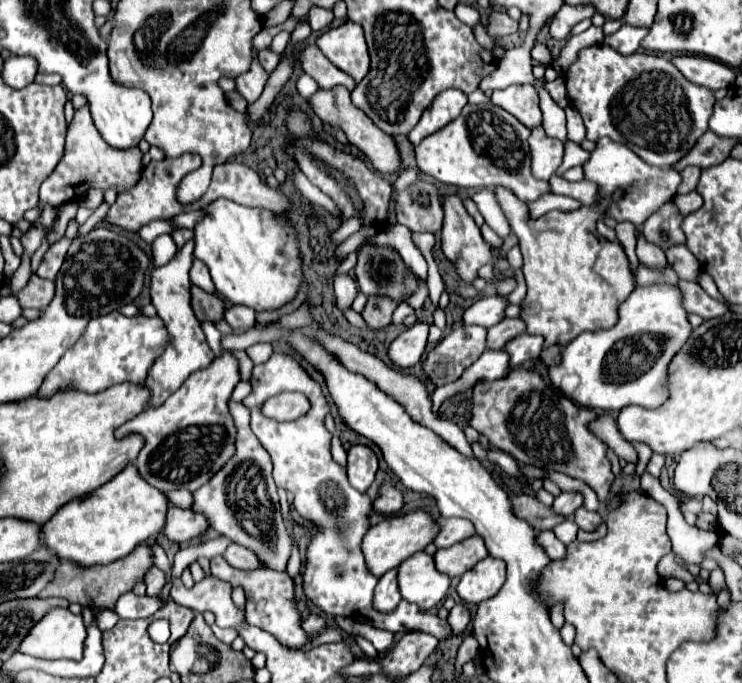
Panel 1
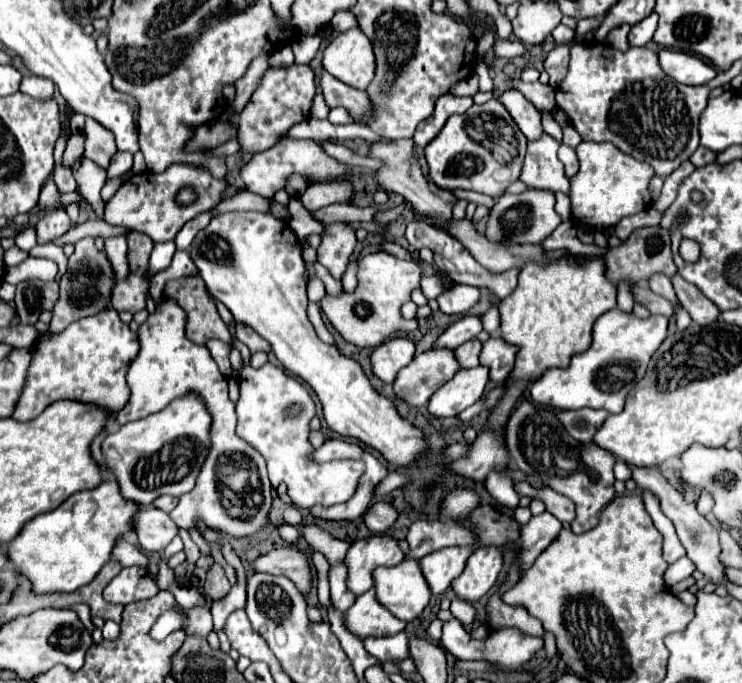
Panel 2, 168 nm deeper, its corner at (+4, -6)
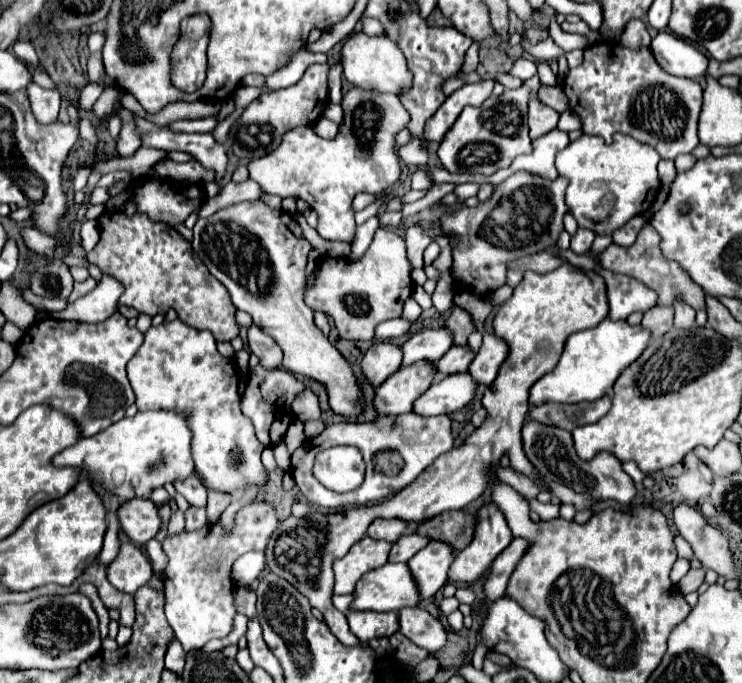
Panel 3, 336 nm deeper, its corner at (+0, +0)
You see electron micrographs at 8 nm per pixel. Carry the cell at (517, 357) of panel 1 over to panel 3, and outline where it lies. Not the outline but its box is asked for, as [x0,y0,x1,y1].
[468,332,510,386]

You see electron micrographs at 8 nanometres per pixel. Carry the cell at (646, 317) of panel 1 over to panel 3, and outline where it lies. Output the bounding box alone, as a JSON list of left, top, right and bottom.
[530,318,650,406]

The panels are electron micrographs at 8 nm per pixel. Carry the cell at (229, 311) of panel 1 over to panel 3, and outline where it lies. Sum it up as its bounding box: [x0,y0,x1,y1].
[248,324,282,368]

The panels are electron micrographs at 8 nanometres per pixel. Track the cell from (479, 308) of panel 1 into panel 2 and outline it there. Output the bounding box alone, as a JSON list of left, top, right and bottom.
[432,314,482,350]

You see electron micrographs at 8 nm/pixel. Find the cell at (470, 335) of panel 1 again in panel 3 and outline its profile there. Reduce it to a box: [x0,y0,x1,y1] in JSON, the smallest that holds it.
[374,362,436,416]

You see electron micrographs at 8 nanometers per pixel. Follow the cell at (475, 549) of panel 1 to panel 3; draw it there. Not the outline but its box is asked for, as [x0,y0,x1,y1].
[408,540,454,598]

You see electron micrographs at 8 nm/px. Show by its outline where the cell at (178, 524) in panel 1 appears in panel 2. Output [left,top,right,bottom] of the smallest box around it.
[132,508,178,552]

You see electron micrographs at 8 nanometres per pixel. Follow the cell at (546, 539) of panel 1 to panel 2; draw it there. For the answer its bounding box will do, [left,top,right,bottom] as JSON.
[406,522,476,560]

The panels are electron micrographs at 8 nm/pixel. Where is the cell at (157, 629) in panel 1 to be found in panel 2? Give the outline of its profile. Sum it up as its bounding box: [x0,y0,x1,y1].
[152,606,214,640]

